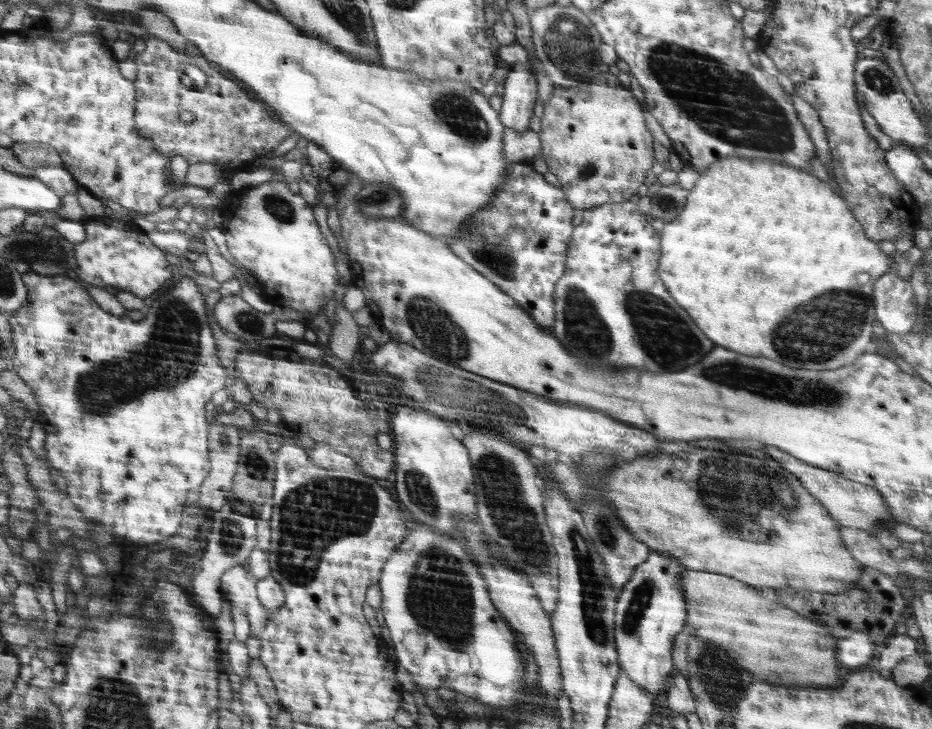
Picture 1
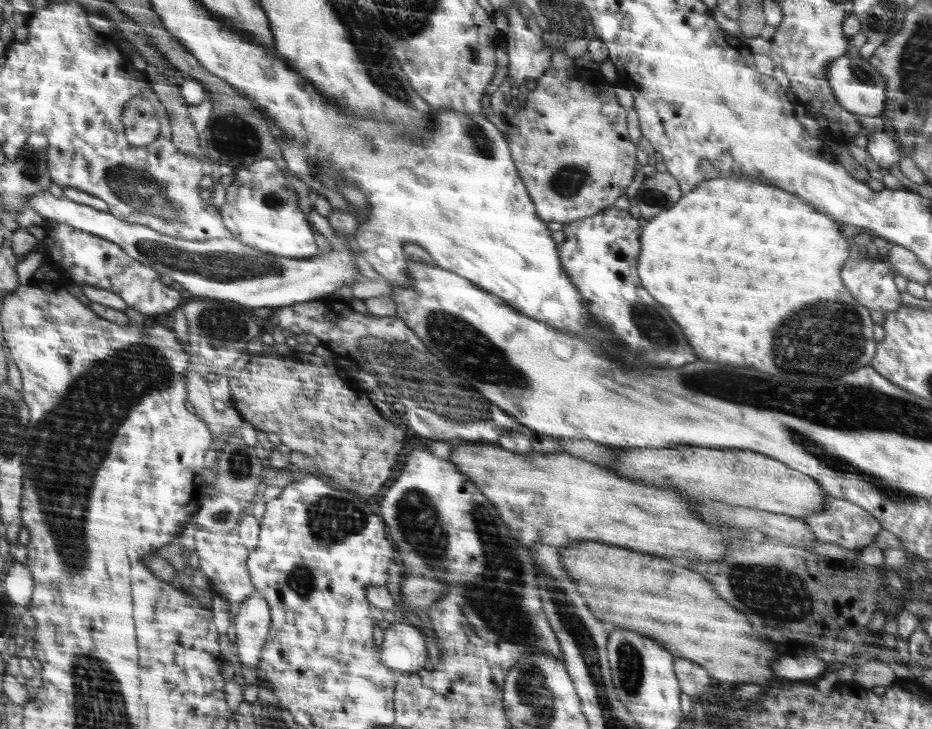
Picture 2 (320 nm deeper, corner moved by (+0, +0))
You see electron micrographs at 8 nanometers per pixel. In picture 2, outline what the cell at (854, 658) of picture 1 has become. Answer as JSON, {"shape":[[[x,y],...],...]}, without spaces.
{"shape":[[[782,656],[772,662],[772,673],[778,678],[786,678],[786,682],[801,682],[821,676],[828,663],[816,656]]]}

